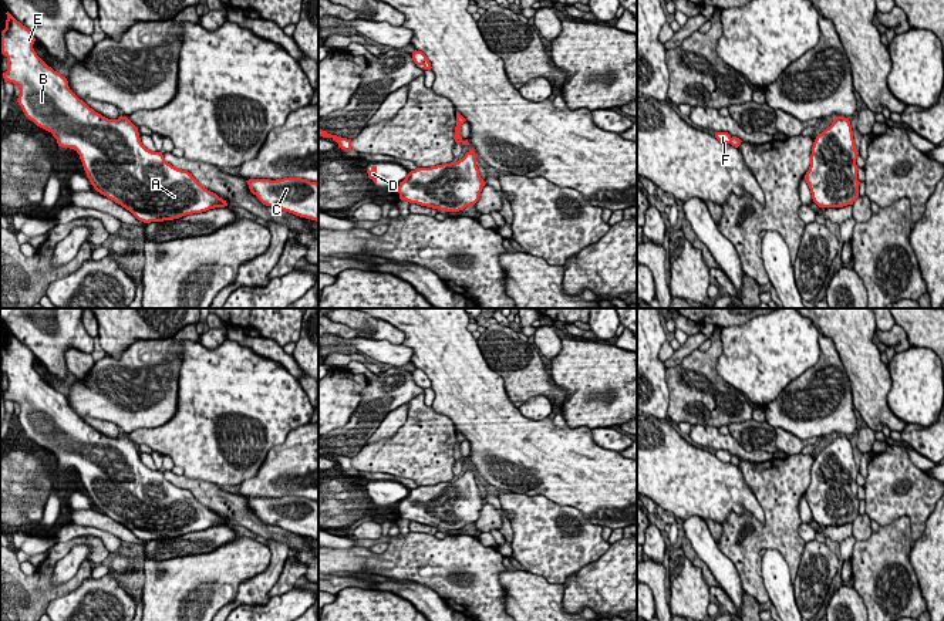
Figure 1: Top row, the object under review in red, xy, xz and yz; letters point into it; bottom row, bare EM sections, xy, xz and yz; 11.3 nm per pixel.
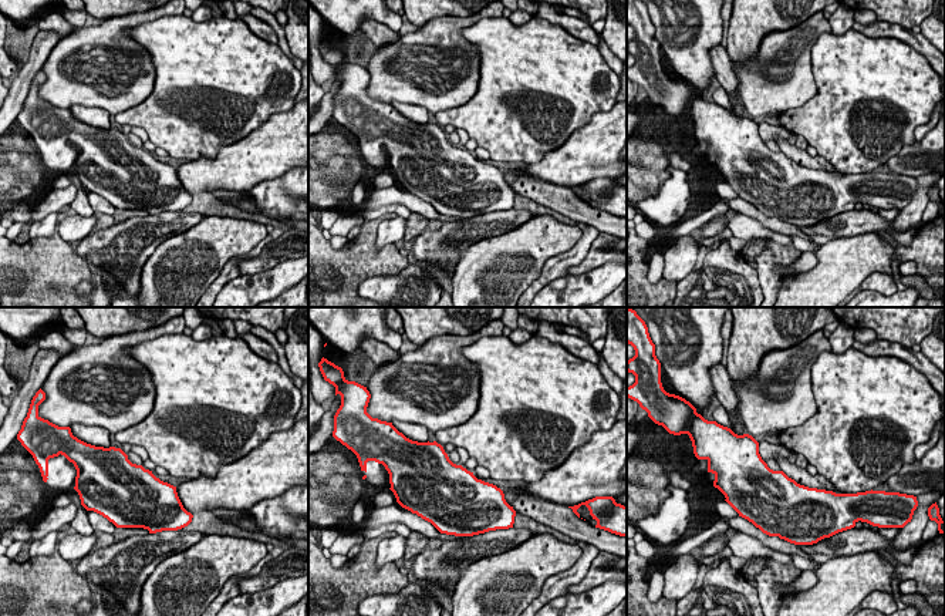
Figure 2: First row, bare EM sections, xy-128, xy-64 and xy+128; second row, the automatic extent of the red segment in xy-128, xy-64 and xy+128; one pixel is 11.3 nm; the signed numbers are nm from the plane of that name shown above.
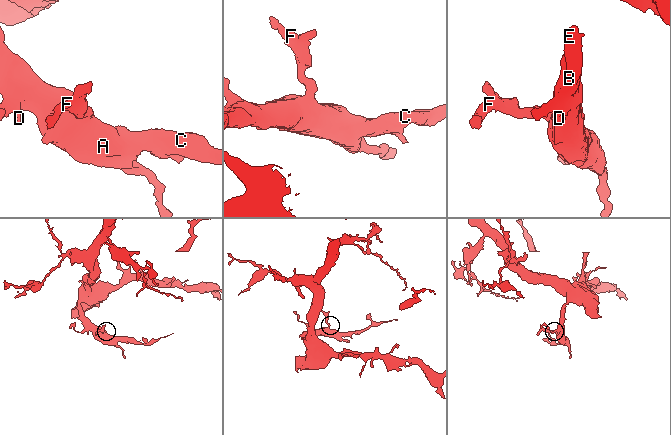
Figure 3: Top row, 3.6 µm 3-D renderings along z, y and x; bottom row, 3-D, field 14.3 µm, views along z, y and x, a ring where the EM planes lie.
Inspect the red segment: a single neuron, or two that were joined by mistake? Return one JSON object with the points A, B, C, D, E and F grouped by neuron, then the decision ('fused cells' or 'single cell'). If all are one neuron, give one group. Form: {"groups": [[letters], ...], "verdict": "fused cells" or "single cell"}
{"groups": [["A", "B", "C", "D", "E", "F"]], "verdict": "single cell"}

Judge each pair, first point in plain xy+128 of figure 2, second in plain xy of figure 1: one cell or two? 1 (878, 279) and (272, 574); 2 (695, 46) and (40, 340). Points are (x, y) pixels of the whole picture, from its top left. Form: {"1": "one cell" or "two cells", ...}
{"1": "one cell", "2": "one cell"}

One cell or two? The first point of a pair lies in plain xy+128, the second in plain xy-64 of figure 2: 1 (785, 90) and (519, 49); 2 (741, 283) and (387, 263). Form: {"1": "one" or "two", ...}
{"1": "two", "2": "two"}

